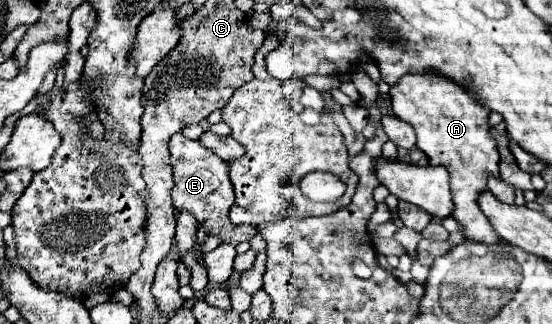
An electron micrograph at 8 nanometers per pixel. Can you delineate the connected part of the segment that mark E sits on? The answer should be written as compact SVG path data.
M176 133L170 139L170 165L174 169L174 189L172 201L176 209L190 211L200 223L206 225L208 233L220 235L220 239L228 245L238 245L240 241L250 241L258 227L254 225L232 225L228 219L228 209L234 203L232 183L228 179L228 165L218 159L212 151L202 147L200 141L190 141L182 133Z

